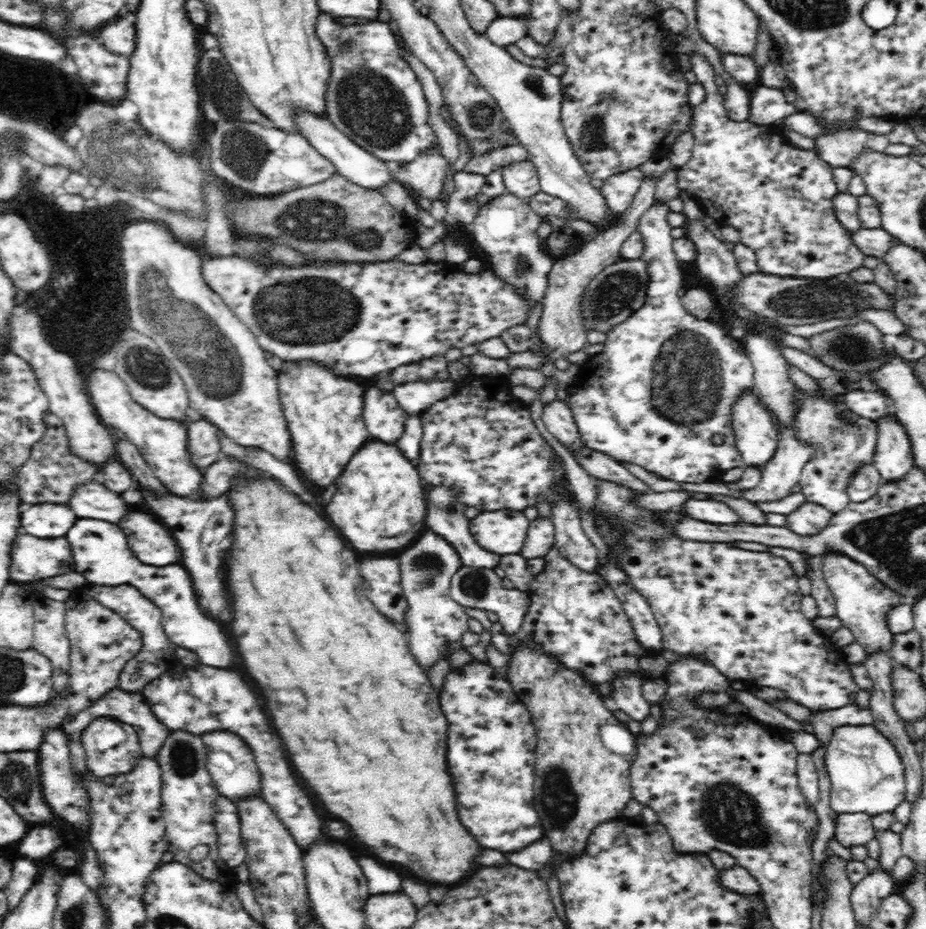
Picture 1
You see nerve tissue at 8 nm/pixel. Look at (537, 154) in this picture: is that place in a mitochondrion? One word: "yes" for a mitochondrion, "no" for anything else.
no

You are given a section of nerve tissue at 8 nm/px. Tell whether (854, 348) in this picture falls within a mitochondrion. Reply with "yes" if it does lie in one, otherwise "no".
yes

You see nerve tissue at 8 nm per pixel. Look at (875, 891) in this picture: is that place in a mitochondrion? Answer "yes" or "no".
no

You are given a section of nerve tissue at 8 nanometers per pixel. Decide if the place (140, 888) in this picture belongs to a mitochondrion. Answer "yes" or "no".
no

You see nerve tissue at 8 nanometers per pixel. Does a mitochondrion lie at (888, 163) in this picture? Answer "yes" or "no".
no

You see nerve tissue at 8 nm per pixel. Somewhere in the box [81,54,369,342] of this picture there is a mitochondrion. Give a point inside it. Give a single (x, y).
(117, 150)

